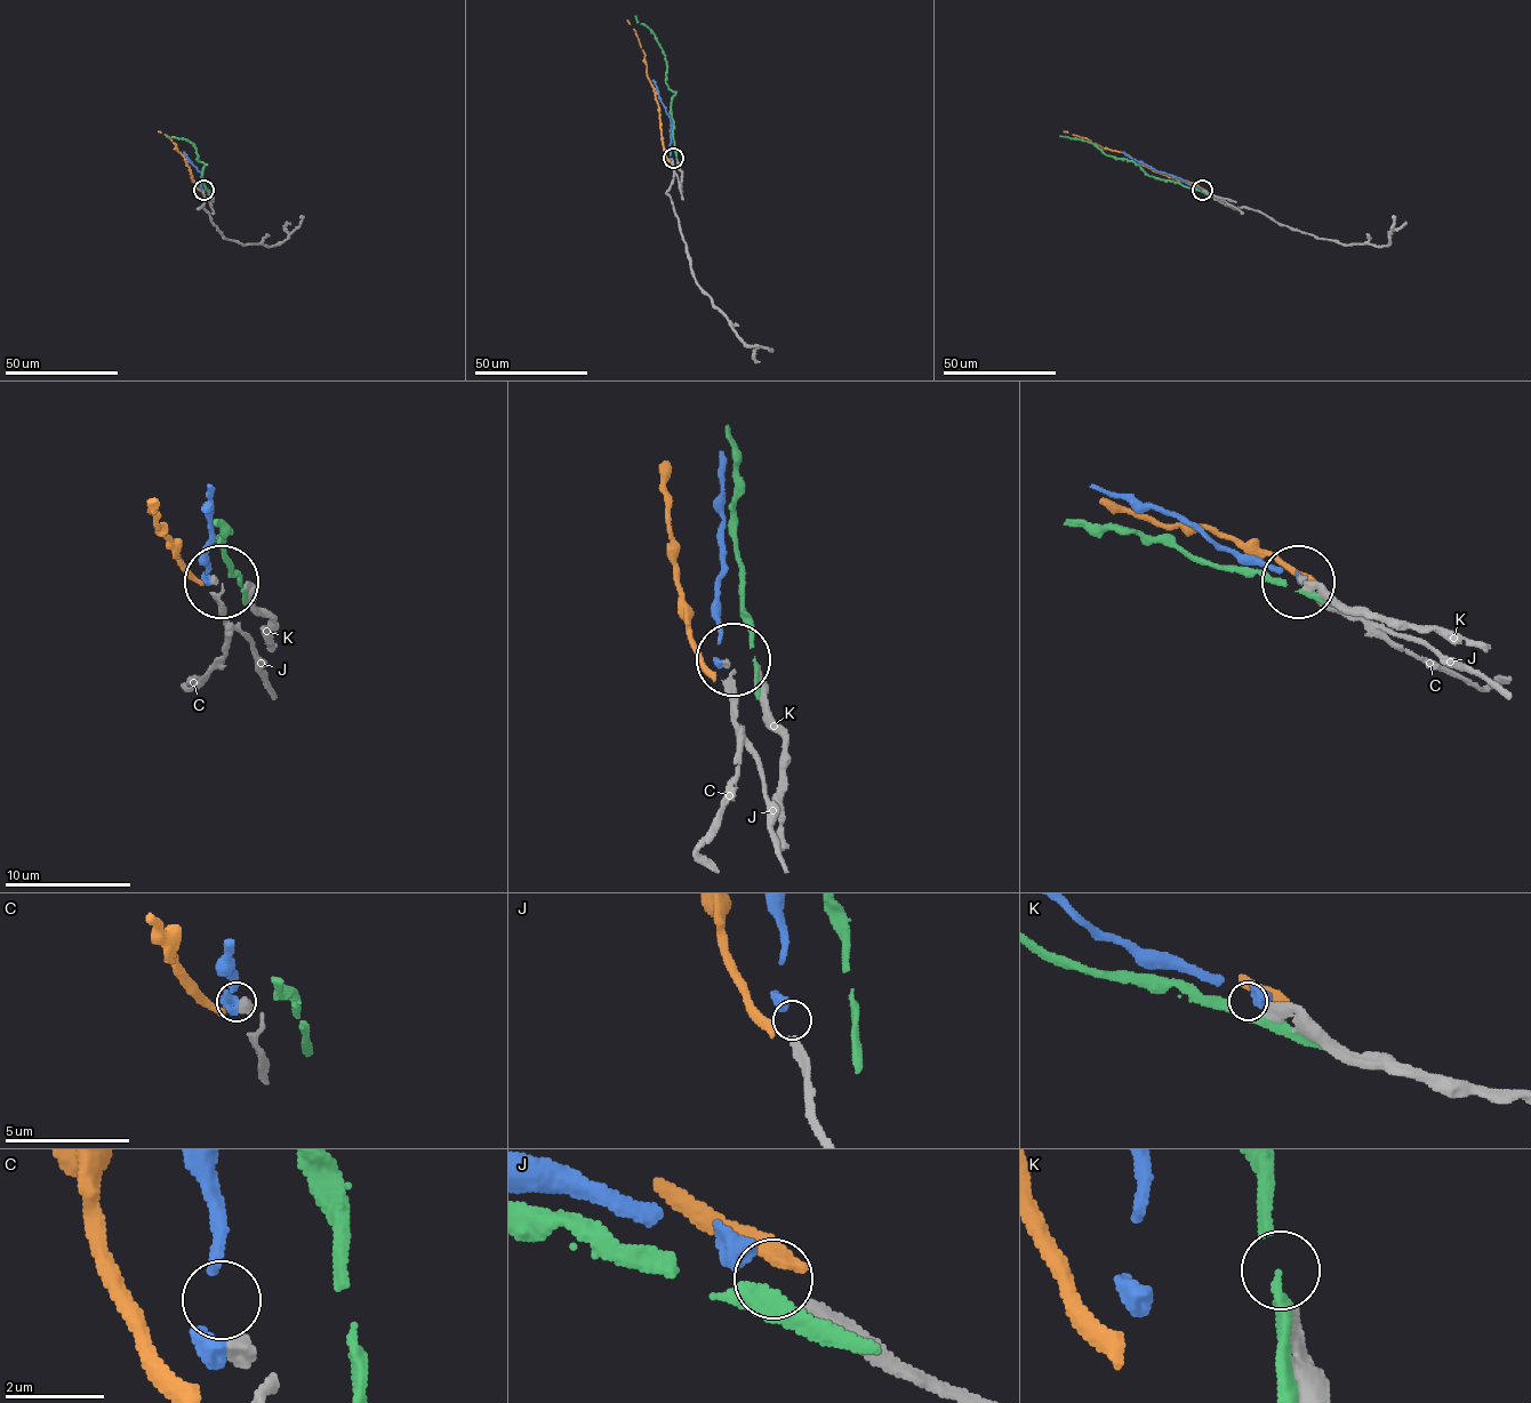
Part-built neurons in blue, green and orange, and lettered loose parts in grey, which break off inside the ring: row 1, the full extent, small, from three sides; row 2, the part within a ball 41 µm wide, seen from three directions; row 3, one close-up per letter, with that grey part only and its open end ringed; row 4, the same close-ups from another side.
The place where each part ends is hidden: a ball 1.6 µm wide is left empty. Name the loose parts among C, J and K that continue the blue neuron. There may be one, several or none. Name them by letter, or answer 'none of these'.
J

